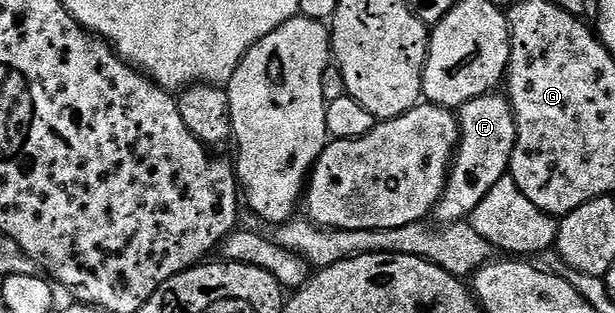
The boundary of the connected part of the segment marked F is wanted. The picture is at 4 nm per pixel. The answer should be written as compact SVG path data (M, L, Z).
M489 94L479 96L470 102L466 102L458 110L458 123L460 125L460 142L456 145L452 167L448 174L448 184L444 188L440 201L434 209L434 216L437 216L441 225L464 222L471 217L472 211L494 190L494 186L509 175L514 146L516 145L516 115L512 113L512 103L508 101L507 95Z

